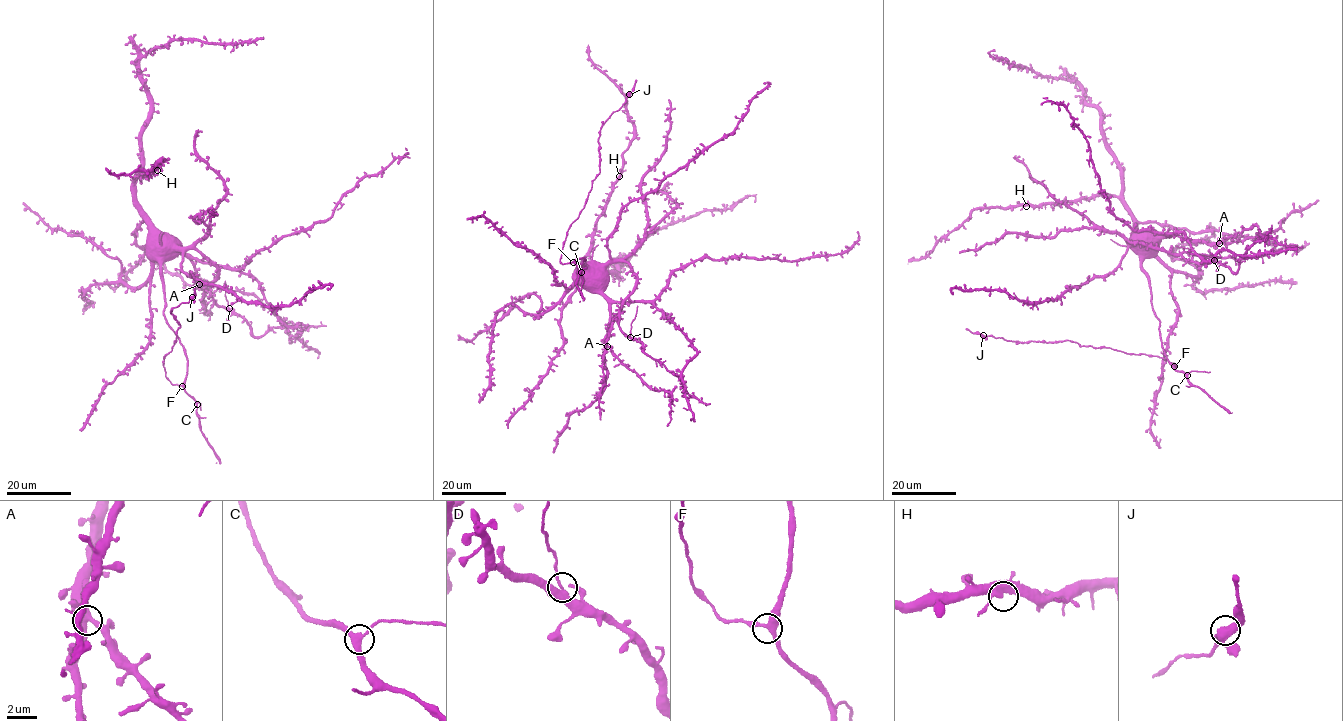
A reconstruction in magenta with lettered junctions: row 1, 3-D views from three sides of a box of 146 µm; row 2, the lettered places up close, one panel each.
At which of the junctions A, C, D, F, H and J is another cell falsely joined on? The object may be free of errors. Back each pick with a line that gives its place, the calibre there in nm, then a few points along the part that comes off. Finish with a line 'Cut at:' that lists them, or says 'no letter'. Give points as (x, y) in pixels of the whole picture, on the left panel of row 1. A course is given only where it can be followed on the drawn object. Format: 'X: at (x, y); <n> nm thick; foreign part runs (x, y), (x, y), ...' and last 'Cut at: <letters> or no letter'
D: at (229, 308); 360 nm thick; foreign part runs (229, 308), (224, 296), (225, 281)
Cut at: D

